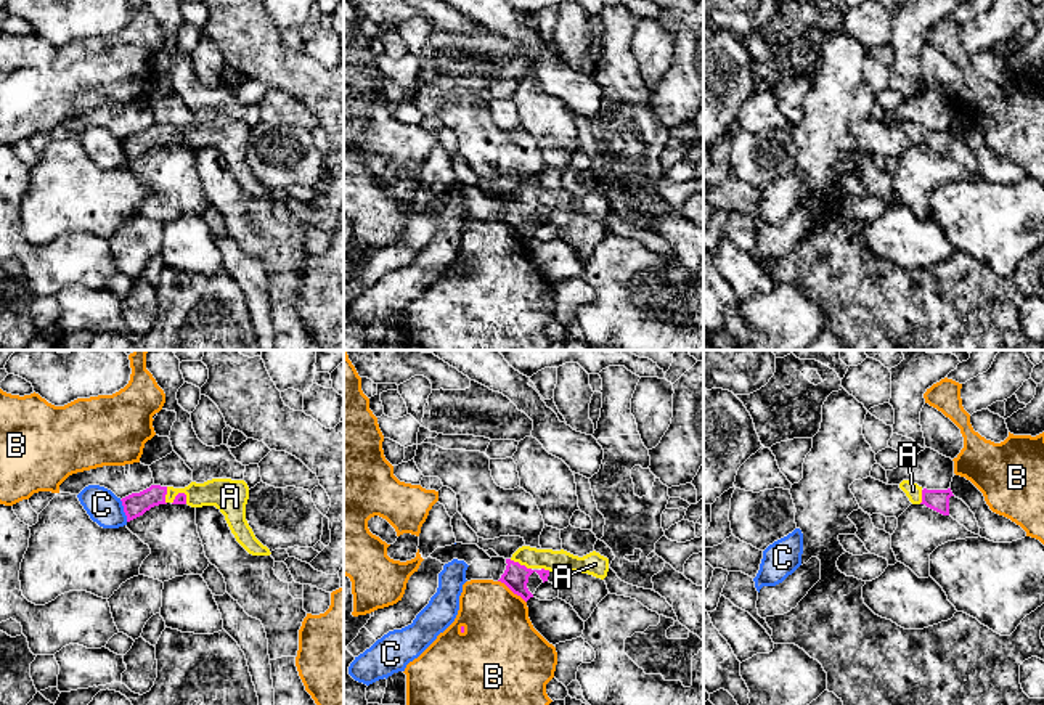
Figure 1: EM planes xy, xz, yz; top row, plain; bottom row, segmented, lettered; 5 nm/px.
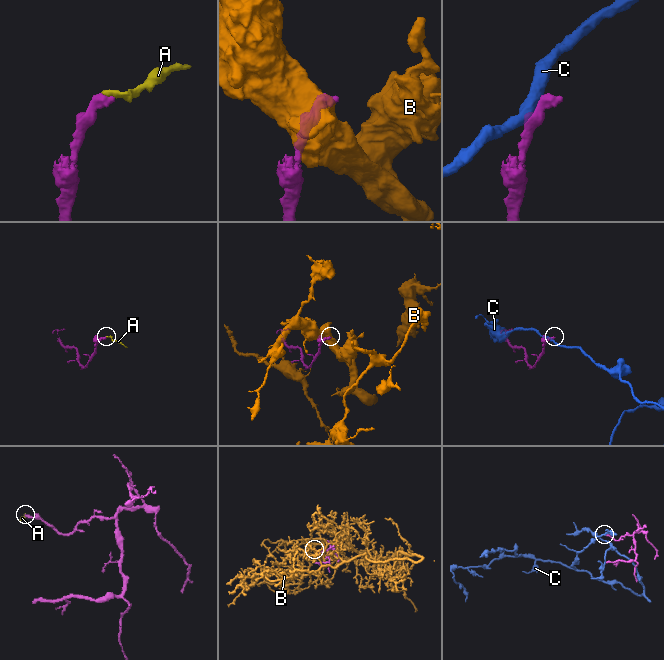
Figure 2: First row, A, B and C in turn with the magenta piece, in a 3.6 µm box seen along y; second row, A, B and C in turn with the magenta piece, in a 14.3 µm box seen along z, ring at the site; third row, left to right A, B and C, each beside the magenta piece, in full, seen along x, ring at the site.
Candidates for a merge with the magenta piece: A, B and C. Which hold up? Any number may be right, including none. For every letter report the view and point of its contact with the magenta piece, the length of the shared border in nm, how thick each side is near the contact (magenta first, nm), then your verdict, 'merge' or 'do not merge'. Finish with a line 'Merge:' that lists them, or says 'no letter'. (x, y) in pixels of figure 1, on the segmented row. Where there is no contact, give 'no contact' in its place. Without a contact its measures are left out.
A: xz (519, 564) | 120 nm | 130/110 nm | merge
B: xz (513, 591) | 180 nm | 130/360 nm | do not merge
C: xy (124, 511) | 120 nm | 120/170 nm | do not merge
Merge: A

